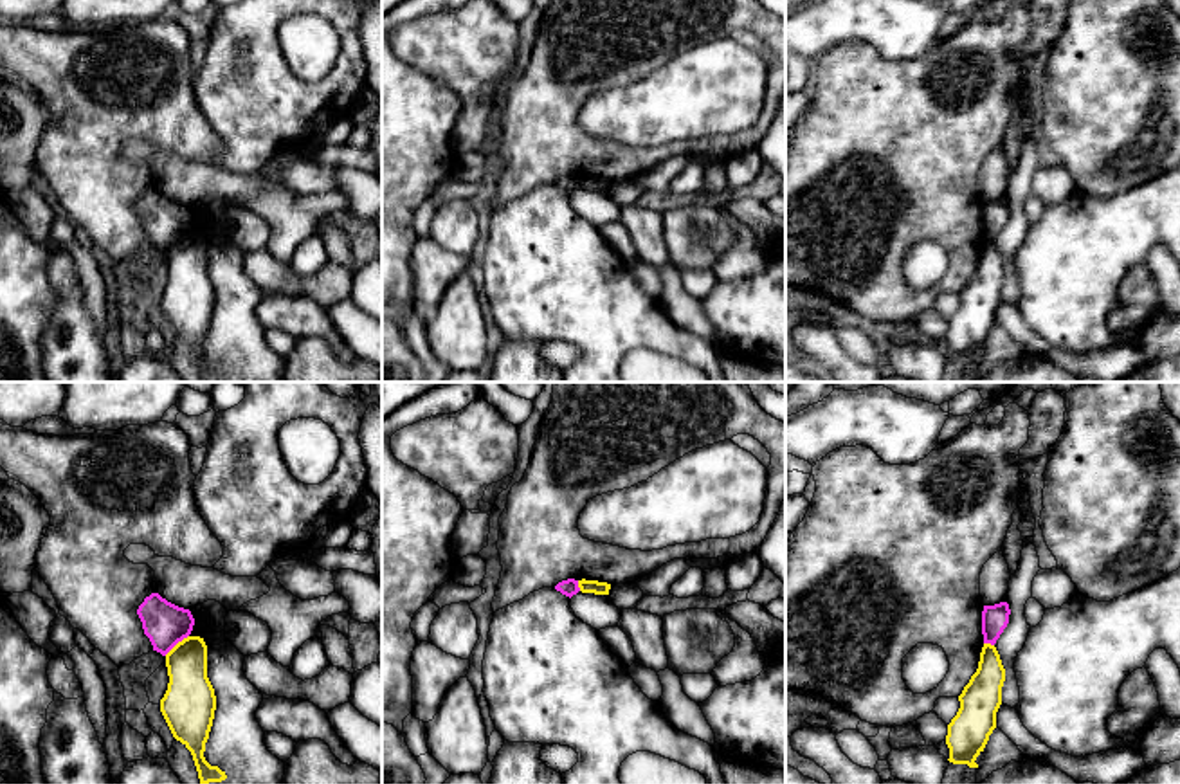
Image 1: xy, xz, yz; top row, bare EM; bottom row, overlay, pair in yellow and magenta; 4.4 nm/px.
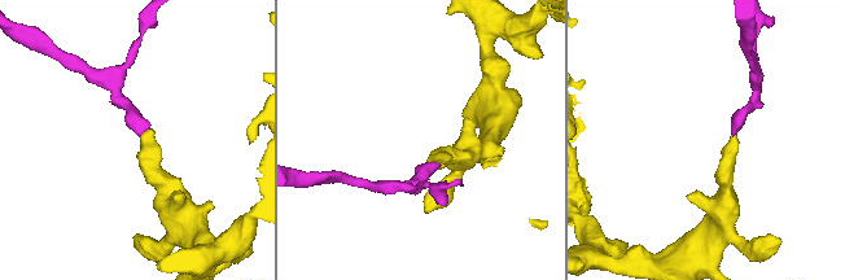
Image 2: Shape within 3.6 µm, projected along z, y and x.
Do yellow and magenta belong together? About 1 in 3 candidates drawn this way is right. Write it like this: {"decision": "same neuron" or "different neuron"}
{"decision": "different neuron"}

